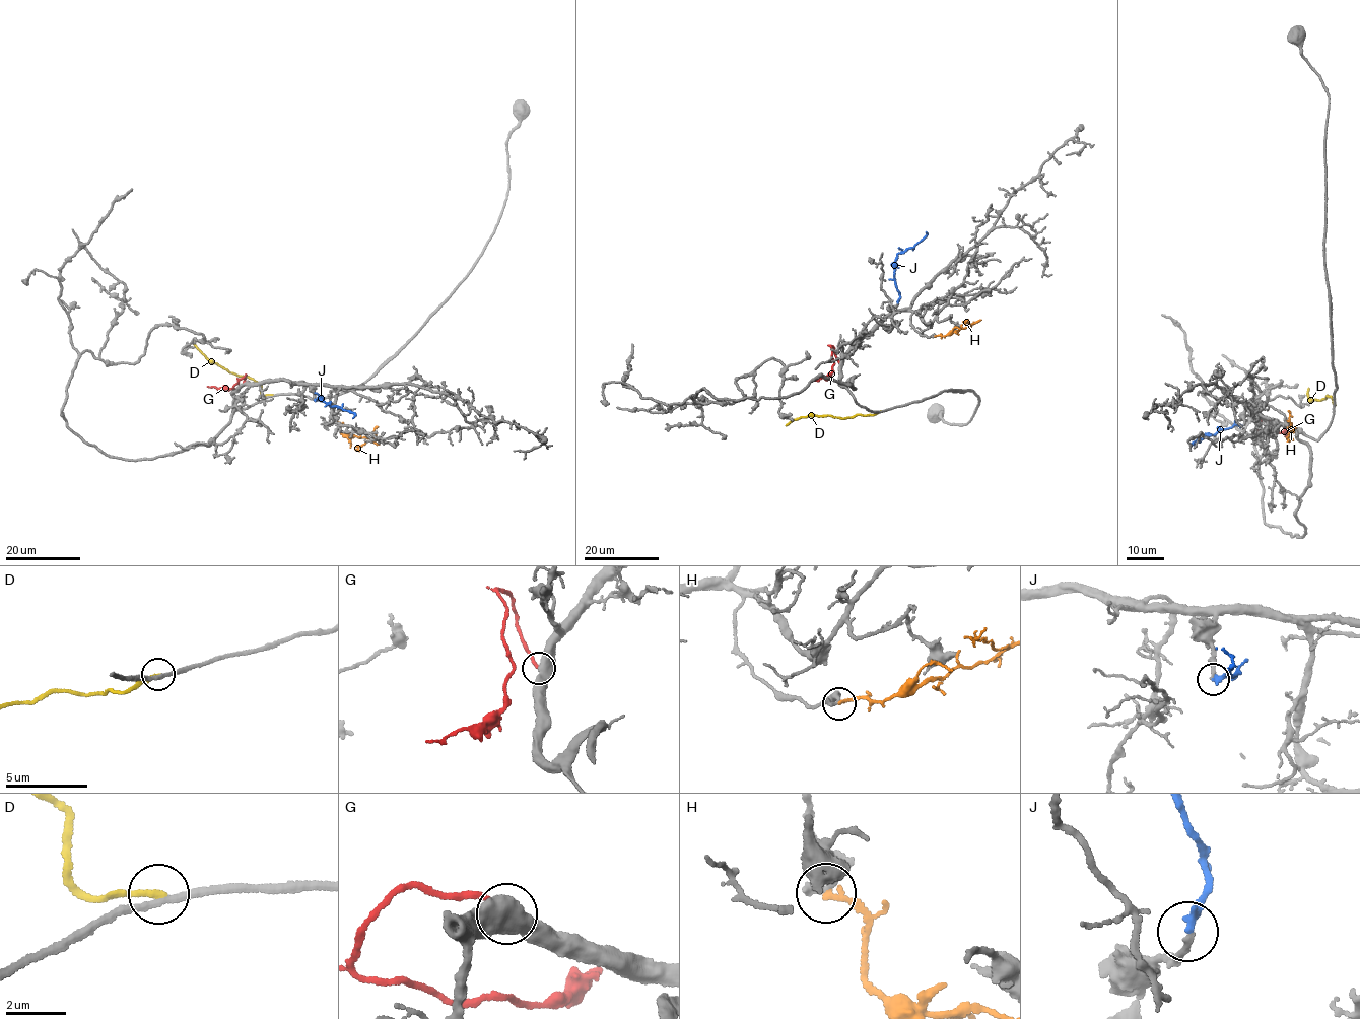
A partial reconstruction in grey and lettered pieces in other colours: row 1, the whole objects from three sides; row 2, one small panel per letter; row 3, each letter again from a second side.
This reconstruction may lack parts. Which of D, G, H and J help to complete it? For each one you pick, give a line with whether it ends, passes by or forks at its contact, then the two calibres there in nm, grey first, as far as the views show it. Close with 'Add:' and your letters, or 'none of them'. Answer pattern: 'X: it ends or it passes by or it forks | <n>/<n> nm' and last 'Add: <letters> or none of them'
G: it ends | 550/200 nm
J: it ends | 200/280 nm
Add: G, J

